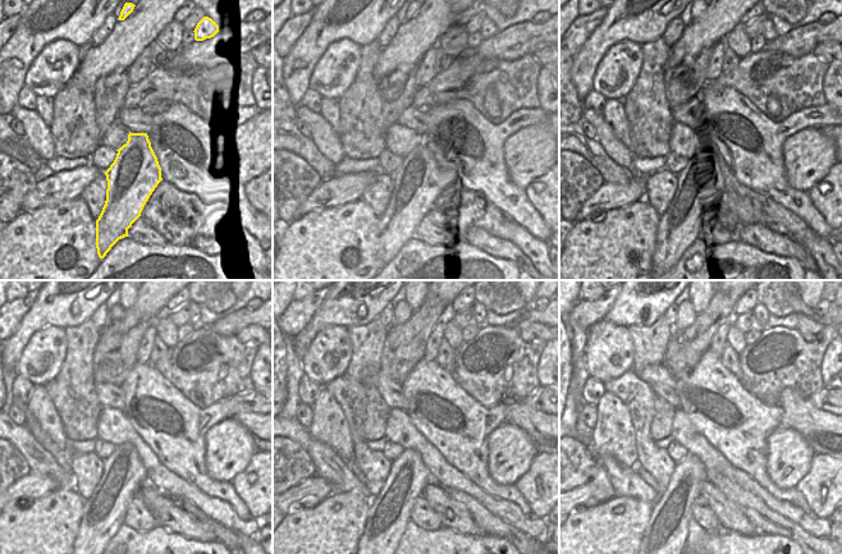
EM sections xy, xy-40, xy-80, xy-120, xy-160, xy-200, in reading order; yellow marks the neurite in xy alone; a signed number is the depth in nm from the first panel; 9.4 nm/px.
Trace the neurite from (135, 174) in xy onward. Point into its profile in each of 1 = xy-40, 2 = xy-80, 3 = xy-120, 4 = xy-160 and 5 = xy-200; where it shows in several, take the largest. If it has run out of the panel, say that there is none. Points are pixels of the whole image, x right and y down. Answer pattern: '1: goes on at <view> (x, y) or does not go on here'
1: goes on at xy-40 (416, 183)
2: goes on at xy-80 (700, 189)
3: goes on at xy-120 (123, 472)
4: goes on at xy-160 (388, 514)
5: goes on at xy-200 (664, 539)

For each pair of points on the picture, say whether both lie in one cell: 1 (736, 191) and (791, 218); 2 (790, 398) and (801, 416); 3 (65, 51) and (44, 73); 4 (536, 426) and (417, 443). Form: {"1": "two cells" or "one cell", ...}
{"1": "one cell", "2": "one cell", "3": "one cell", "4": "two cells"}

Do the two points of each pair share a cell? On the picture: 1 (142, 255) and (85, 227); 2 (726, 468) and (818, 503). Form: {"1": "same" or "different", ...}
{"1": "different", "2": "same"}

